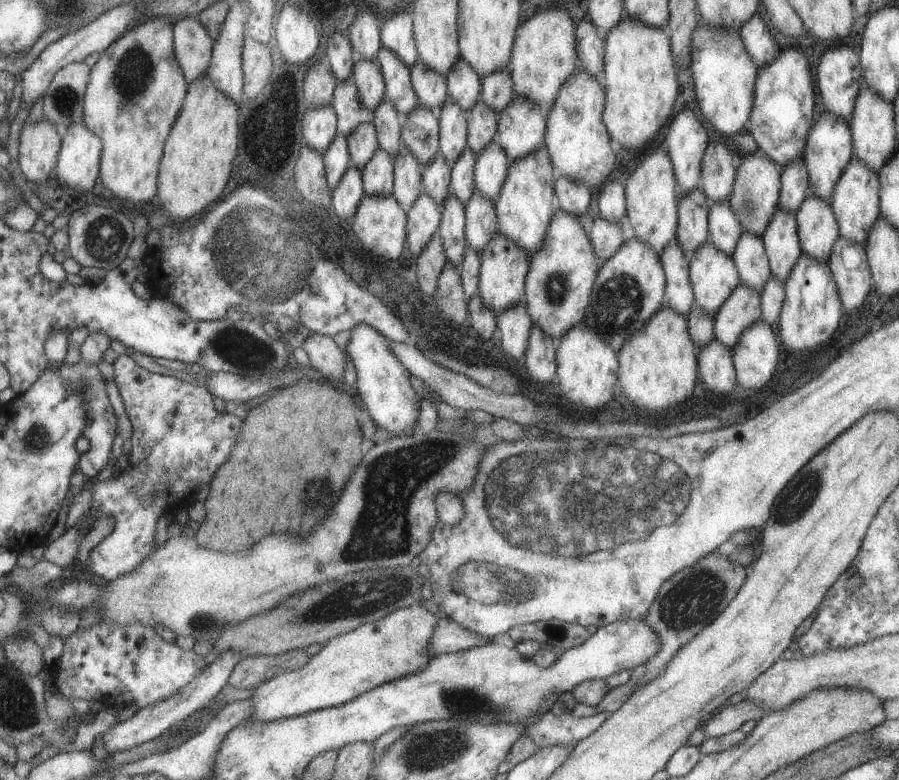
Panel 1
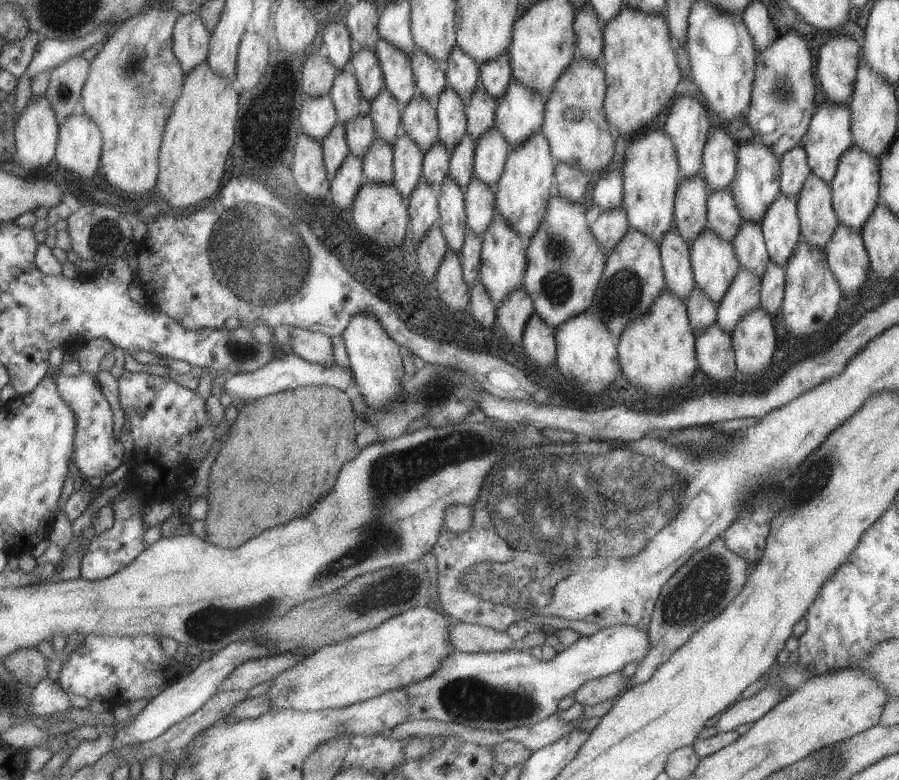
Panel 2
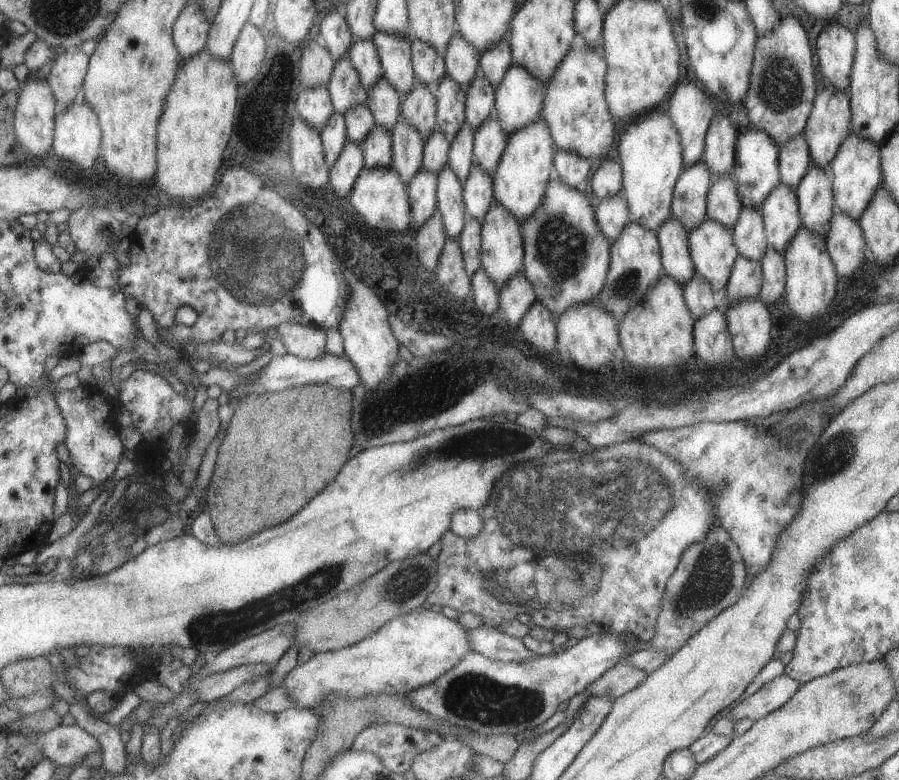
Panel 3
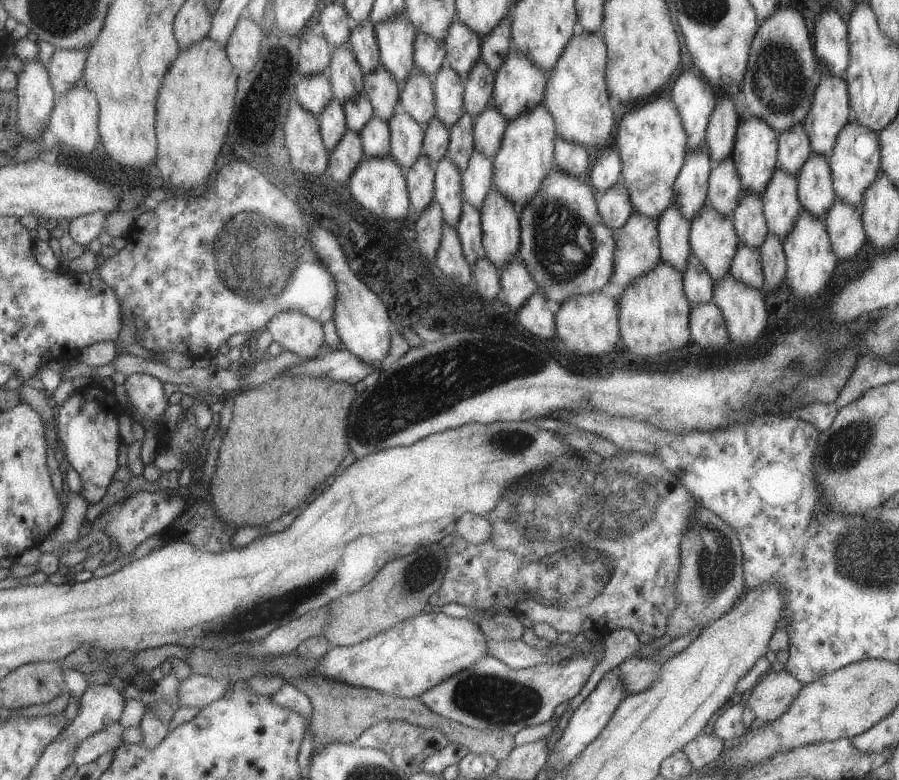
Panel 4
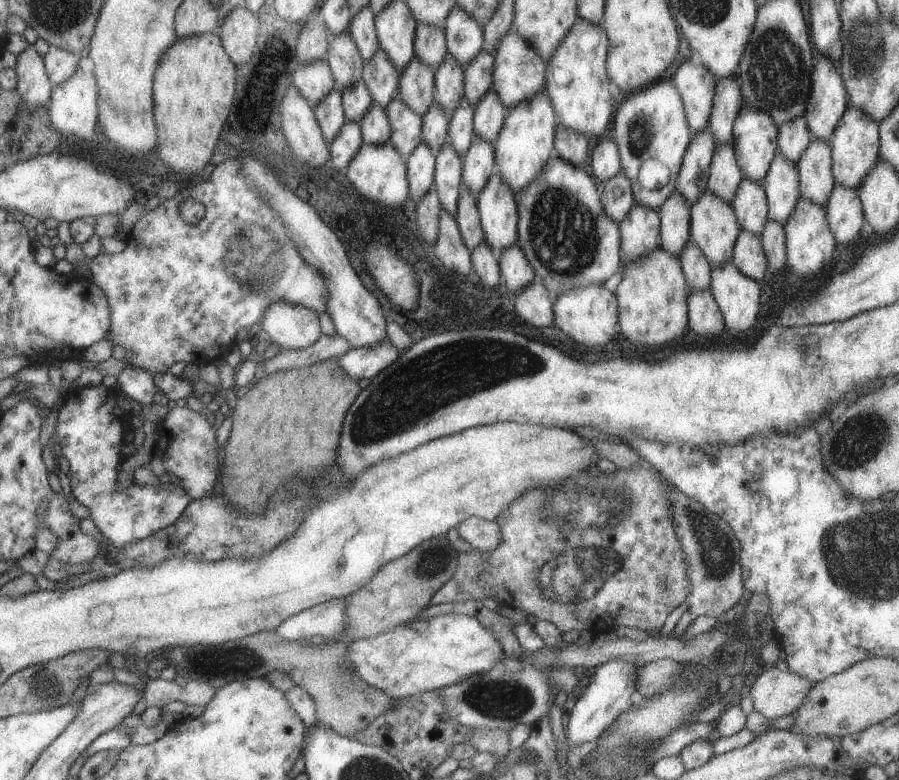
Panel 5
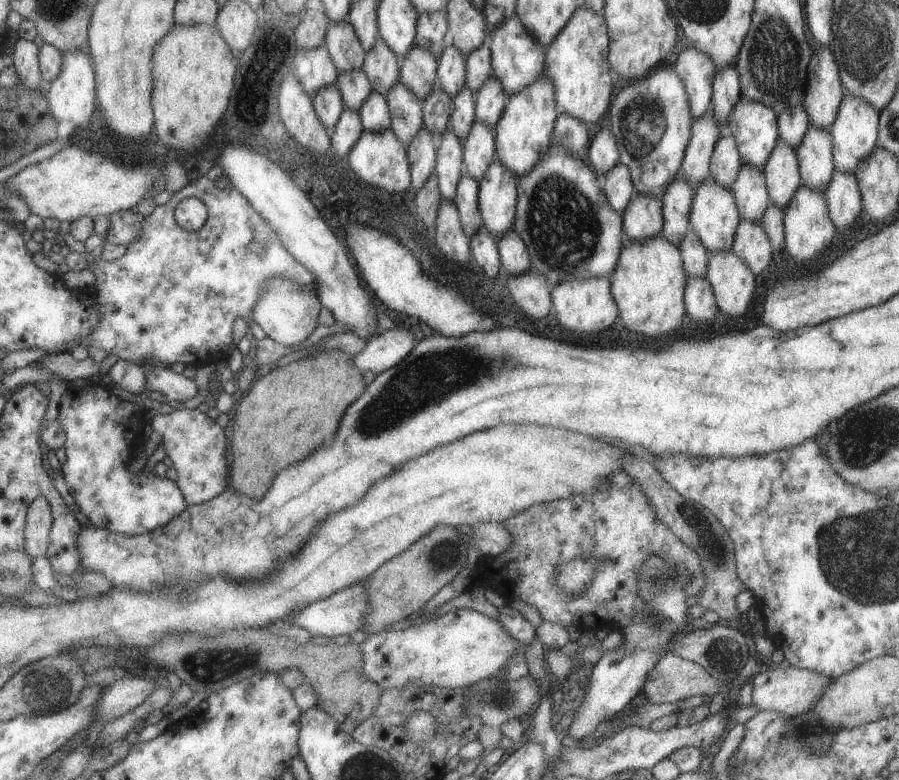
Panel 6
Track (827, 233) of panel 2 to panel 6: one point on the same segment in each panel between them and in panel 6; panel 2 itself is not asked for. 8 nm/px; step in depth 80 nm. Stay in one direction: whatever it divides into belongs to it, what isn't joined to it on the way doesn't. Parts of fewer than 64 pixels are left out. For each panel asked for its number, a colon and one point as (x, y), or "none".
3: (814, 197)
4: (815, 192)
5: (814, 166)
6: (814, 155)

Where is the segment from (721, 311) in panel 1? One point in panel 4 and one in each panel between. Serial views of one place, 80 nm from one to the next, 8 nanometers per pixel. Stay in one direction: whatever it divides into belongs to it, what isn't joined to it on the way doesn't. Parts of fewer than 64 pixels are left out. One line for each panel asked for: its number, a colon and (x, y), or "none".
2: (743, 294)
3: (745, 279)
4: (746, 266)

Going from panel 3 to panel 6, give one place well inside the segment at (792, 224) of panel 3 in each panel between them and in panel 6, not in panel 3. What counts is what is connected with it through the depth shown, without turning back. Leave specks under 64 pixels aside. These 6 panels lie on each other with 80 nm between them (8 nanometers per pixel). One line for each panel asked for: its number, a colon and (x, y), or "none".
4: (780, 205)
5: (780, 184)
6: (781, 174)

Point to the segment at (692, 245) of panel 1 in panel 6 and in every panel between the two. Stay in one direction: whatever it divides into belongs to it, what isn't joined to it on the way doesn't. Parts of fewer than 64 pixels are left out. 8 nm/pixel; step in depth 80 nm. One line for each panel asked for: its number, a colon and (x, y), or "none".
2: (689, 214)
3: (688, 204)
4: (689, 188)
5: (691, 180)
6: (704, 133)

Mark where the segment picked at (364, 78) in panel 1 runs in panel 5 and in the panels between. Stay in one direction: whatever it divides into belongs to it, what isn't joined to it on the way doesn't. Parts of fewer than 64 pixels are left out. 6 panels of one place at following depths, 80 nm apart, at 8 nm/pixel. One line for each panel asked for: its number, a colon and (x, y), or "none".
2: (363, 63)
3: (362, 53)
4: (362, 42)
5: (361, 27)

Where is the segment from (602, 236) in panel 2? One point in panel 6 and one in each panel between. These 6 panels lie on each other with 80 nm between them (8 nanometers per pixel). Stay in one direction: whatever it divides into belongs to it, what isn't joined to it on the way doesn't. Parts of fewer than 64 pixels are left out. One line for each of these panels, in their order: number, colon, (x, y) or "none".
3: (611, 214)
4: (613, 204)
5: (615, 194)
6: (616, 183)

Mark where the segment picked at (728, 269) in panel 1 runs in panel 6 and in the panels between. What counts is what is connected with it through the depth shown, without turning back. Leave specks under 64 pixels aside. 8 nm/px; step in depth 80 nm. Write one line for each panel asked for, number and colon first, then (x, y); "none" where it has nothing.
2: (713, 262)
3: (712, 250)
4: (712, 237)
5: (713, 227)
6: (713, 215)

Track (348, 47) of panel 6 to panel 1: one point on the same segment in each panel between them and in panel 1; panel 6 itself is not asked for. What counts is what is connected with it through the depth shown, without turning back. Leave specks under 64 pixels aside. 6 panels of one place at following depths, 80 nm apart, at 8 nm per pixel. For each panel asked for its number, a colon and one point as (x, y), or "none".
1: (350, 111)
2: (348, 101)
3: (346, 90)
4: (346, 78)
5: (342, 56)

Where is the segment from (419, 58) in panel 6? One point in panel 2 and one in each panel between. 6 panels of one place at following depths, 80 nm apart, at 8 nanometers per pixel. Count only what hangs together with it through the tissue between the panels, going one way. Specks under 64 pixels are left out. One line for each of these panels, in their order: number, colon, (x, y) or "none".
2: (418, 119)
3: (418, 107)
4: (416, 95)
5: (416, 86)

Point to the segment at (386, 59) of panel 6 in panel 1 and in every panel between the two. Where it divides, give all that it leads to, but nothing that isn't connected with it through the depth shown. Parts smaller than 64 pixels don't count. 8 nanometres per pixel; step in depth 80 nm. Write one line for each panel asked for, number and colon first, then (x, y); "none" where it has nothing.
1: (386, 120)
2: (384, 111)
3: (383, 101)
4: (382, 90)
5: (380, 77)

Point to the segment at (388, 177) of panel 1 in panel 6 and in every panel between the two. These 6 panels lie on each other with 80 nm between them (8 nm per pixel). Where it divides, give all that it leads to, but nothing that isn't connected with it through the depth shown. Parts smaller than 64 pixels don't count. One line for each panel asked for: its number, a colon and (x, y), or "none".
2: (377, 161)
3: (376, 146)
4: (375, 135)
5: (374, 126)
6: (373, 112)

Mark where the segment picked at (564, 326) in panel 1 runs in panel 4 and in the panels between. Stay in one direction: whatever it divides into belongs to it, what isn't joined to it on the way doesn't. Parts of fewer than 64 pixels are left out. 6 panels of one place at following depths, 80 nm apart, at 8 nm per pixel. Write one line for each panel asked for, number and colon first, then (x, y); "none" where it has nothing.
2: (564, 262)
3: (565, 256)
4: (568, 250)

